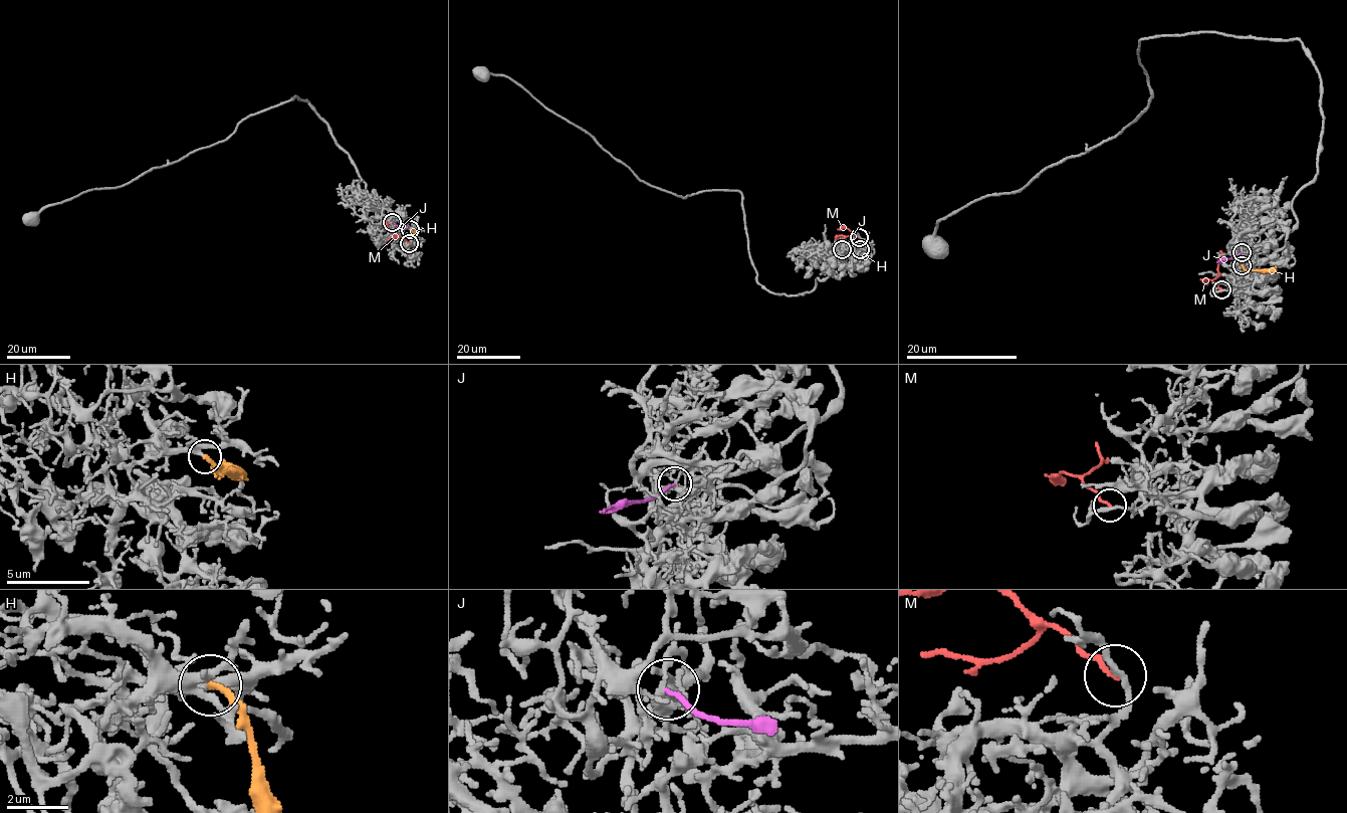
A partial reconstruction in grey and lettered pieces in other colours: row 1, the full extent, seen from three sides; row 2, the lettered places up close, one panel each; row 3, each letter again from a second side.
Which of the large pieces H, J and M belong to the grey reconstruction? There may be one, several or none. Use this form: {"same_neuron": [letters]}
{"same_neuron": ["H"]}

